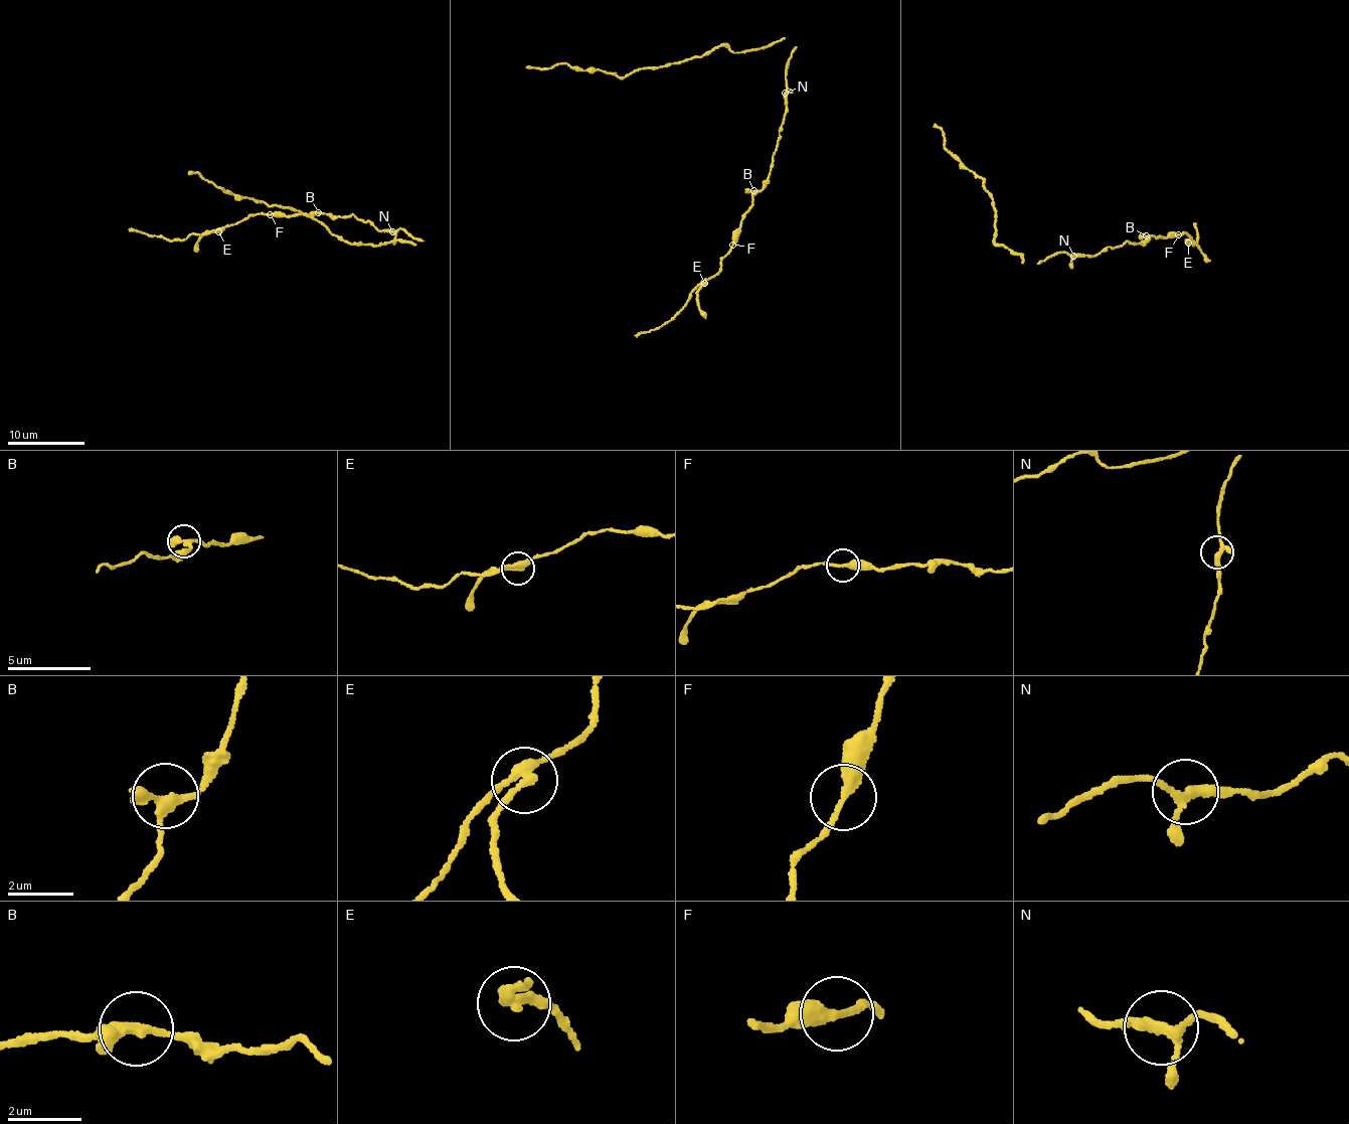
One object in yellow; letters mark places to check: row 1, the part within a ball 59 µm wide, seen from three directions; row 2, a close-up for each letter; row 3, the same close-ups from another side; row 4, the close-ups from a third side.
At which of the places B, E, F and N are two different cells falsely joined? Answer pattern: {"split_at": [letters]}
{"split_at": ["E"]}

